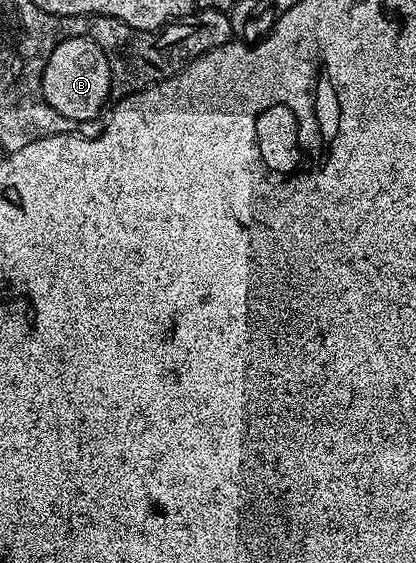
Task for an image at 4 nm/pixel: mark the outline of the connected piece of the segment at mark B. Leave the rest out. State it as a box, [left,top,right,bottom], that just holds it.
[42,35,112,122]

